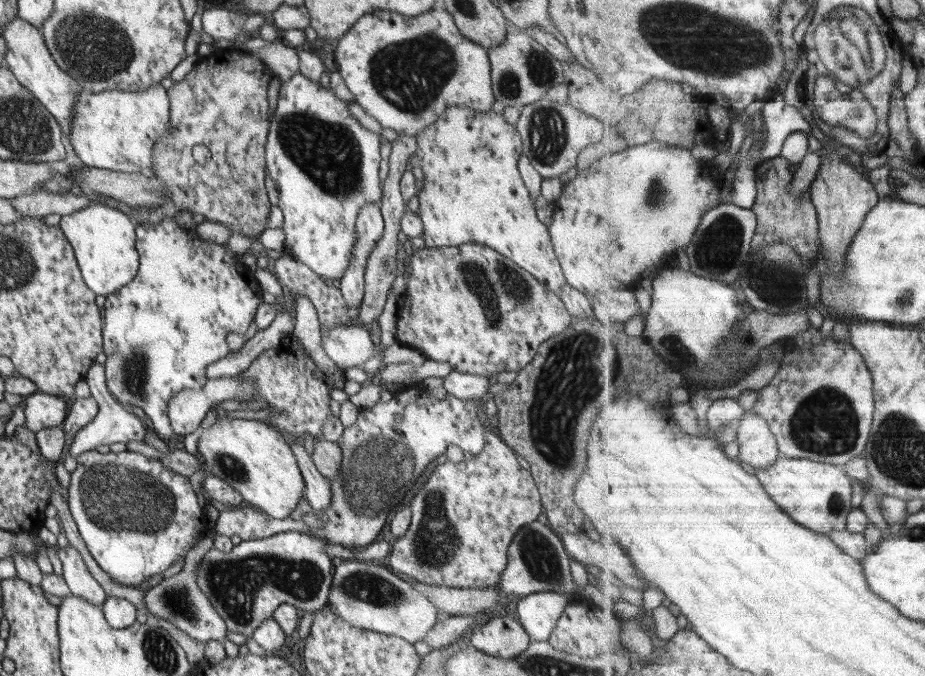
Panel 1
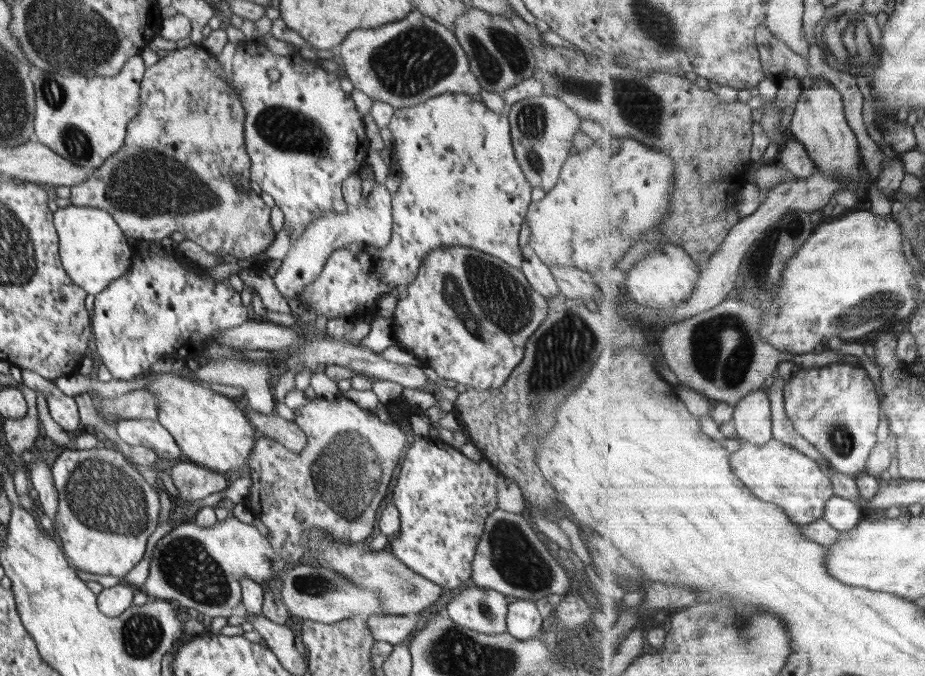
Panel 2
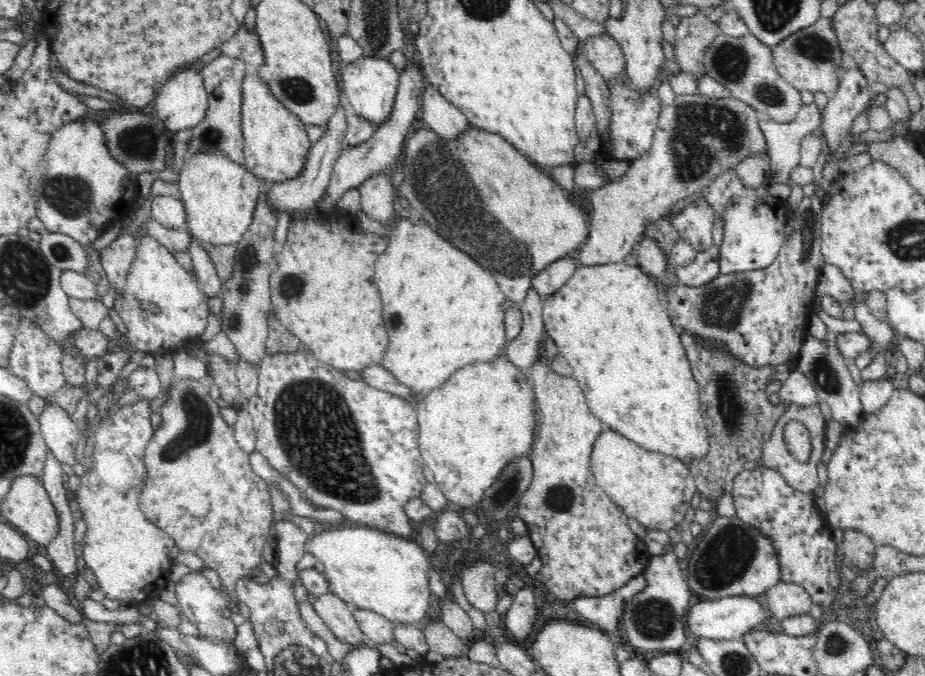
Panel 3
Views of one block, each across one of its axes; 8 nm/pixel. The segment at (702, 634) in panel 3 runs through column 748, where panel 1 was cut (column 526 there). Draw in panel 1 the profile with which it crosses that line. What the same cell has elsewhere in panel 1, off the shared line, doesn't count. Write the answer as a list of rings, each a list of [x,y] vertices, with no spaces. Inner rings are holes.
[[[540,592],[521,597],[514,614],[531,641],[548,641],[563,610],[575,597],[559,592]]]

